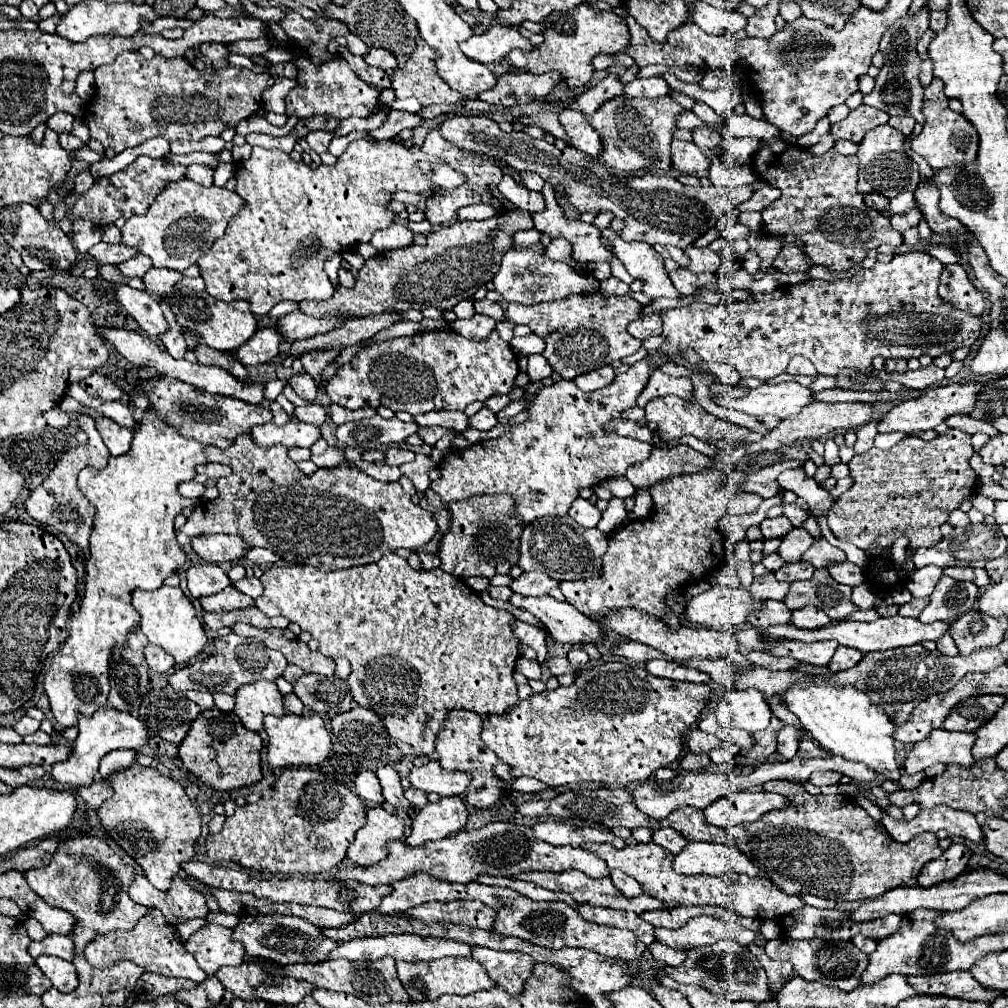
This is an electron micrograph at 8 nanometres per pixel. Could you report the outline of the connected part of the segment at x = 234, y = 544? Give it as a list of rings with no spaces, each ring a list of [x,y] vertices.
[[[199,535],[191,537],[191,549],[207,563],[239,561],[251,549],[241,535]]]

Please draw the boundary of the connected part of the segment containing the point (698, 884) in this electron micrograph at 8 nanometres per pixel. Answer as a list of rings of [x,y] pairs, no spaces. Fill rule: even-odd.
[[[587,843],[587,851],[597,853],[609,867],[621,869],[623,873],[635,877],[643,889],[643,893],[663,901],[667,907],[681,907],[681,905],[719,905],[723,909],[735,911],[743,917],[753,919],[775,919],[779,915],[787,915],[789,911],[797,911],[803,907],[803,901],[797,895],[783,893],[777,885],[763,877],[749,877],[739,873],[725,873],[725,875],[679,875],[673,871],[673,855],[655,843],[631,843],[625,849],[615,849],[607,843]]]

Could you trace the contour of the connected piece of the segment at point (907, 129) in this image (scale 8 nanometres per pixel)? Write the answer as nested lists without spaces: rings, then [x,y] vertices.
[[[891,117],[889,119],[889,125],[893,127],[893,129],[897,129],[897,131],[901,131],[903,133],[903,137],[909,137],[911,133],[913,133],[913,127],[915,127],[915,119],[911,119],[911,117]]]

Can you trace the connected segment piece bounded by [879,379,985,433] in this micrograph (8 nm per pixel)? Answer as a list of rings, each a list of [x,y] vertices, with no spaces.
[[[975,379],[963,381],[963,383],[949,383],[949,385],[931,387],[921,397],[903,401],[897,407],[893,407],[885,415],[885,419],[881,421],[879,433],[891,433],[891,431],[905,431],[905,433],[909,433],[909,431],[927,431],[927,429],[933,429],[935,425],[943,423],[951,415],[967,415],[967,413],[973,411],[975,401],[977,401],[977,395],[983,389],[985,387],[979,381],[975,381]]]

